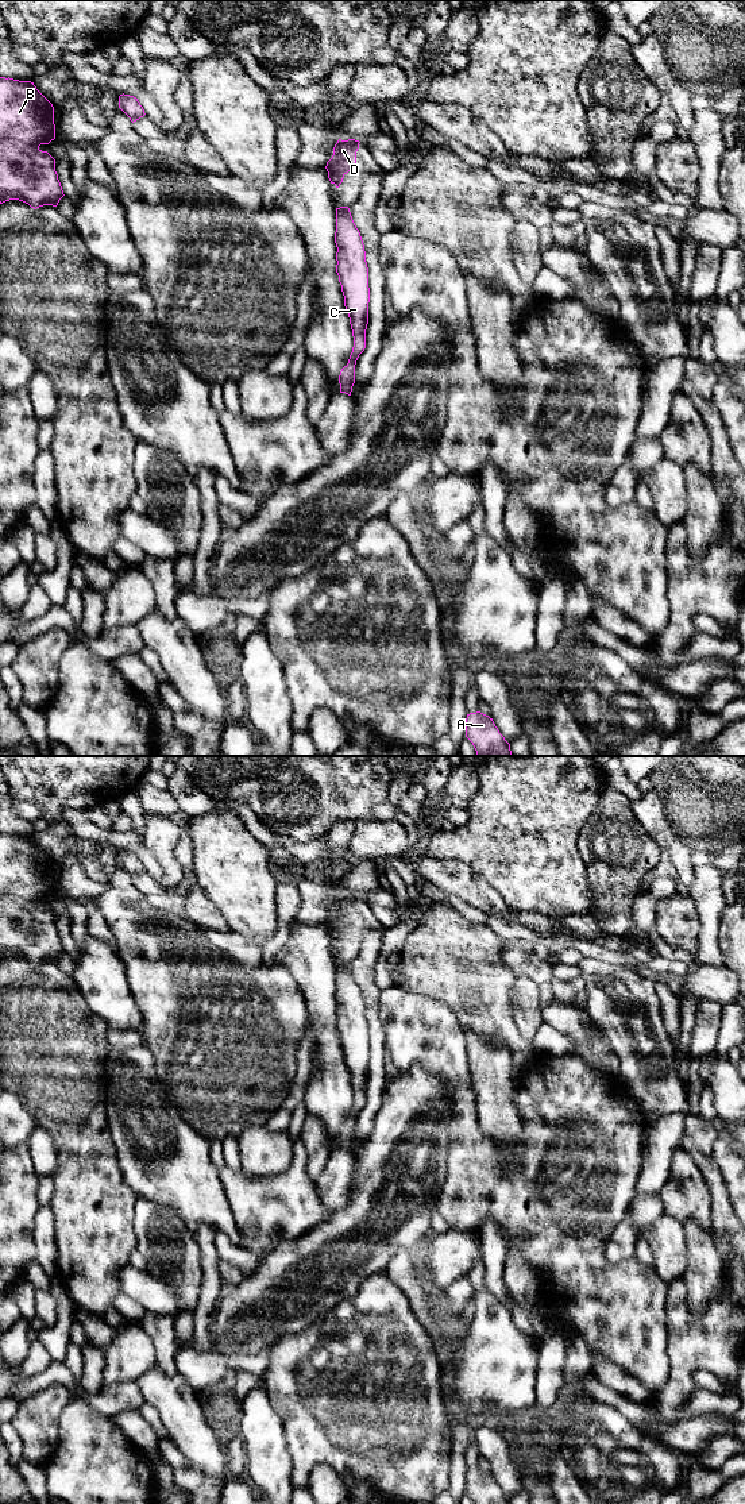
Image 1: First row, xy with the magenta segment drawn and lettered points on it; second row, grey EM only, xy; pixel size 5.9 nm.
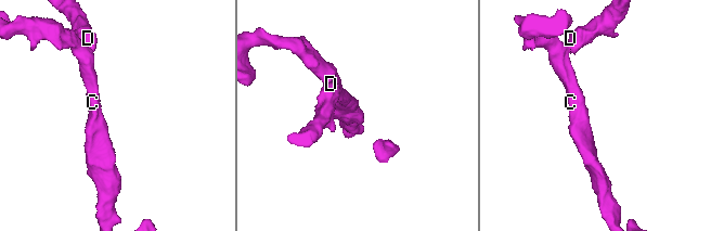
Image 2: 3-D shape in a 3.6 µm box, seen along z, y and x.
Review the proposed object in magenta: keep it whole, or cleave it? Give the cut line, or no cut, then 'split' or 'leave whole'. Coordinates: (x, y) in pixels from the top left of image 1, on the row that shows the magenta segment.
xy (328, 172), (335, 177), (335, 182) | split

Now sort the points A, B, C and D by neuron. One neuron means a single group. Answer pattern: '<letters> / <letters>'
A B C / D

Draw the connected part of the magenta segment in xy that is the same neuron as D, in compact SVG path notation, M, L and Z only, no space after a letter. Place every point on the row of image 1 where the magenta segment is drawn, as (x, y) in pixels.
M339 139L333 147L333 155L327 162L327 171L332 173L336 177L335 185L336 188L340 186L343 182L344 176L351 171L352 169L358 167L356 163L356 151L359 149L359 140L348 139L341 140Z

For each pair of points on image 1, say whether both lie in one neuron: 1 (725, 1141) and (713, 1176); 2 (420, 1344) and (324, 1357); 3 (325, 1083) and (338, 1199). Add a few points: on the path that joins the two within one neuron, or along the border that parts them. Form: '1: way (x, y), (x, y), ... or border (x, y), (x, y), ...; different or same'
1: border (710, 1157), (717, 1164), (729, 1192); different
2: way (396, 1335), (388, 1331), (354, 1331), (348, 1337); same
3: border (339, 1148), (332, 1152); different

